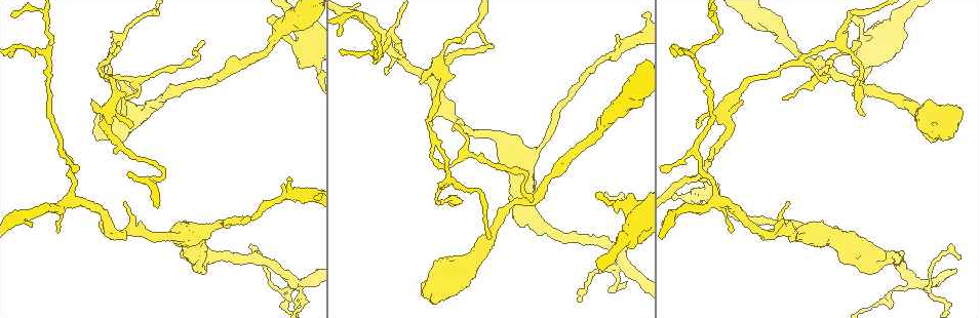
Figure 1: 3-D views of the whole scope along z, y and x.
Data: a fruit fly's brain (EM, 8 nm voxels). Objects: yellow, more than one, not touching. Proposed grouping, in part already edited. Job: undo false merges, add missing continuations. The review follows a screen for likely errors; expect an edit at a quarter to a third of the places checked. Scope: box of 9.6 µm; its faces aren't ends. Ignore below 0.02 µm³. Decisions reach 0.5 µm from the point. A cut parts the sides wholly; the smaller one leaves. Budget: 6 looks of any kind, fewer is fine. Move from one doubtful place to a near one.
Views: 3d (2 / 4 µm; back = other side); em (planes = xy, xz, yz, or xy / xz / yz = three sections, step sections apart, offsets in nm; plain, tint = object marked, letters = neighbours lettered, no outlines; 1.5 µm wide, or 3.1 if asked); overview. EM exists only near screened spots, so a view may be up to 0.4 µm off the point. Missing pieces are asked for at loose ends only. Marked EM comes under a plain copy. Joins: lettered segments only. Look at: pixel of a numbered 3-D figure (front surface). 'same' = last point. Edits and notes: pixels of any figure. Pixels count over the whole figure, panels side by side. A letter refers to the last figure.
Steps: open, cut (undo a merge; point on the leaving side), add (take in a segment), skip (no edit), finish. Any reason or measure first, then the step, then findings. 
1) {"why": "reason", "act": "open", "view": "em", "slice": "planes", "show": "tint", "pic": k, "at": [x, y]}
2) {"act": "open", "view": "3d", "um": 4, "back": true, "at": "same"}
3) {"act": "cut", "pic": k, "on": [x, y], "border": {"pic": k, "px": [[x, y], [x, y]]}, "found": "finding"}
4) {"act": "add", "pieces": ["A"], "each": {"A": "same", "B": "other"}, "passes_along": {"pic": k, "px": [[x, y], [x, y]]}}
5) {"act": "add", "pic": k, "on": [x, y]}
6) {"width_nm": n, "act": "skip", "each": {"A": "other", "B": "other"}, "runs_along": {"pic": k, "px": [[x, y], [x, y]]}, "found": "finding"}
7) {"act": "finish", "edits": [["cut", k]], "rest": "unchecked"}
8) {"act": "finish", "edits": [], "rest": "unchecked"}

{"why": "an open end", "act": "open", "view": "em", "slice": "yz", "step": 8, "show": "tint", "pic": 1, "at": [93, 101]}

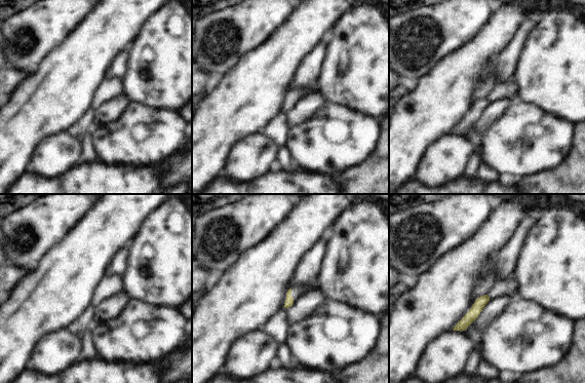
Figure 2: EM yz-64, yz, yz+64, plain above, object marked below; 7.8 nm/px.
{"why": "what lies round it", "act": "open", "view": "em", "slice": "yz", "step": 8, "show": "letters", "at": "same"}

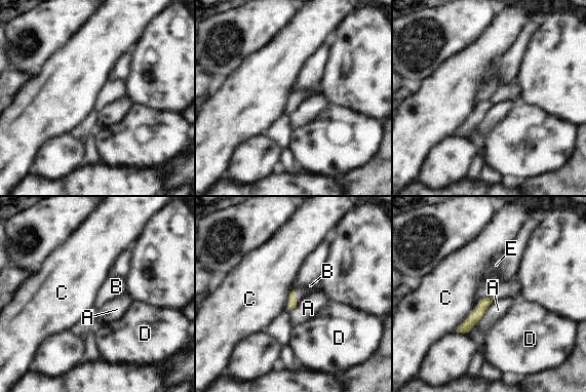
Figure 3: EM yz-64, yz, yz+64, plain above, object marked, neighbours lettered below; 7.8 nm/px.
{"act": "add", "pieces": ["B"], "each": {"A": "other", "B": "same", "C": "other", "D": "other", "E": "other"}, "passes_along": {"pic": 3, "px": [[292, 304], [295, 299], [301, 292]]}, "found": "it goes on there"}

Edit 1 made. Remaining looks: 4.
{"why": "branch stops here", "act": "open", "view": "3d", "um": 4, "pic": 1, "at": [125, 113]}

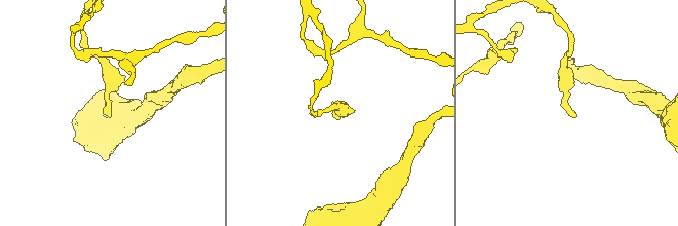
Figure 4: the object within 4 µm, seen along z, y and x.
{"why": "shape alone is not enough", "act": "open", "view": "em", "slice": "planes", "show": "letters", "pic": 4, "at": [573, 116]}

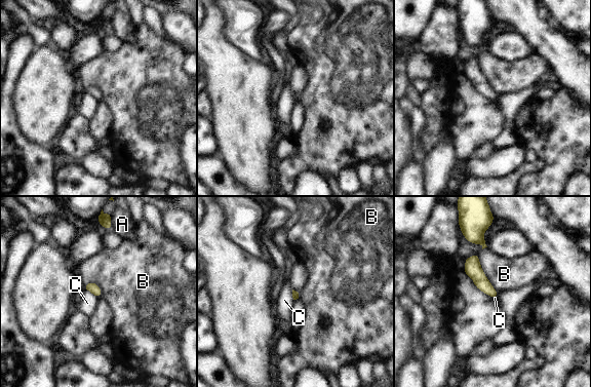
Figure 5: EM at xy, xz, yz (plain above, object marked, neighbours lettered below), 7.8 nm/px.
{"act": "skip", "each": {"A": "other", "B": "other", "C": "other"}, "border": {"pic": 5, "px": [[478, 254], [483, 273], [499, 293]]}, "found": "no lettered segment goes on from it"}

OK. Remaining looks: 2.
{"act": "open", "view": "overview"}

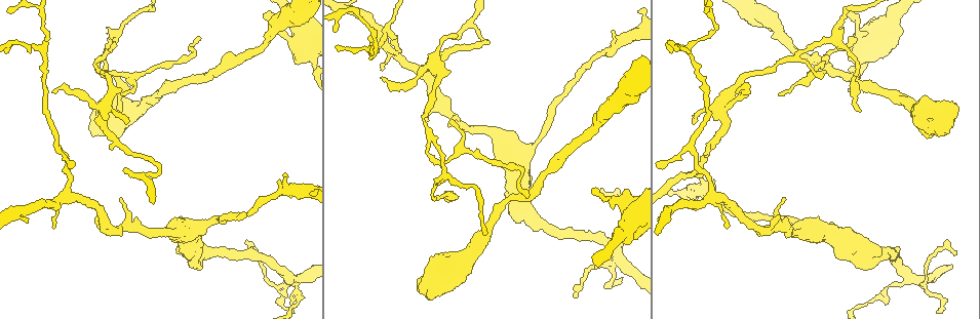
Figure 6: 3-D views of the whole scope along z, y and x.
{"why": "free end", "act": "open", "view": "em", "slice": "planes", "show": "letters", "pic": 6, "at": [272, 13]}

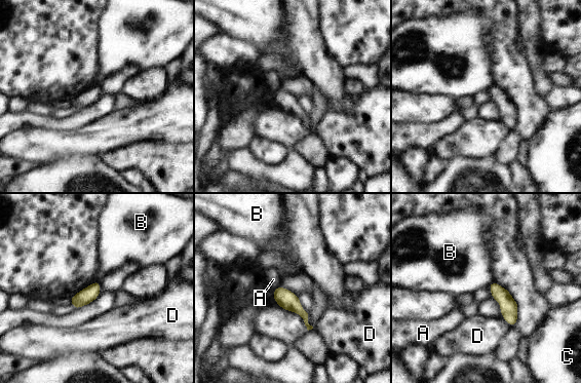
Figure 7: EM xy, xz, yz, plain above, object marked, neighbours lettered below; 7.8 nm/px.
{"width_nm": 140, "longest_contact_nm": ["D", 120], "act": "skip", "each": {"A": "other", "B": "other", "C": "other", "D": "other"}, "found": "none of them fits"}

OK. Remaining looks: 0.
{"act": "finish", "edits": [["add", 3]], "rest": "unchecked"}

